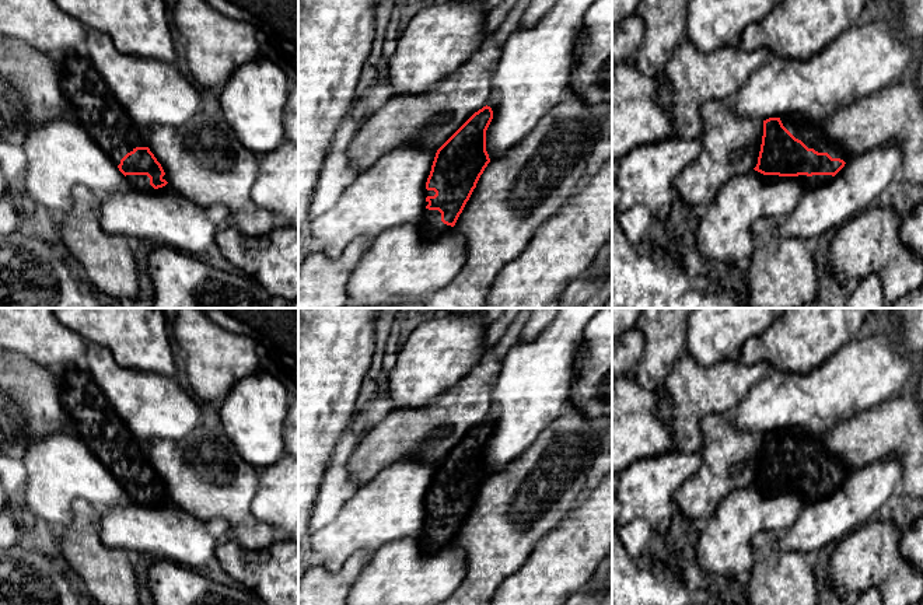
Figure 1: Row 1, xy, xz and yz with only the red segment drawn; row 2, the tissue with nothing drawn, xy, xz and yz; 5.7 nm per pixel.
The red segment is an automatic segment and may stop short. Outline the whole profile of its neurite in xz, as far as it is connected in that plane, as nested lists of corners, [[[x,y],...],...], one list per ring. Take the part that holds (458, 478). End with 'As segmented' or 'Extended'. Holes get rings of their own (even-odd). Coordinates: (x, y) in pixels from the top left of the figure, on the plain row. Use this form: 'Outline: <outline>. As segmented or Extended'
Outline: [[[483,420],[437,464],[426,496],[426,520],[417,534],[422,549],[433,550],[455,539],[490,476],[486,444],[492,433],[492,422]]]. Extended

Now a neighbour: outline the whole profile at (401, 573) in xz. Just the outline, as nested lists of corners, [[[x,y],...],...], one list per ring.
[[[419,535],[392,541],[381,546],[353,584],[347,605],[438,605],[444,602],[466,577],[466,557],[462,548],[450,542],[424,550]]]

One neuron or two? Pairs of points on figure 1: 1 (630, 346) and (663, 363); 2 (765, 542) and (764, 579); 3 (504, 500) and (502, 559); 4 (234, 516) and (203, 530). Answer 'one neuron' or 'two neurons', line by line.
1: two neurons
2: one neuron
3: one neuron
4: two neurons

